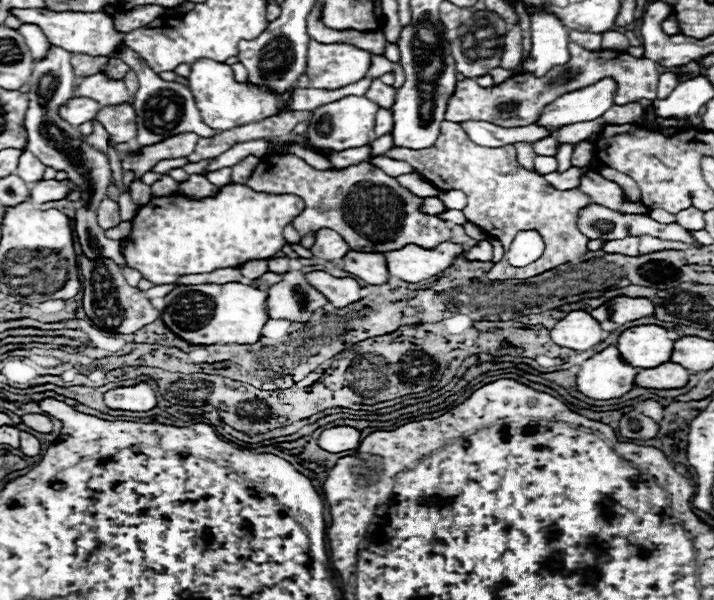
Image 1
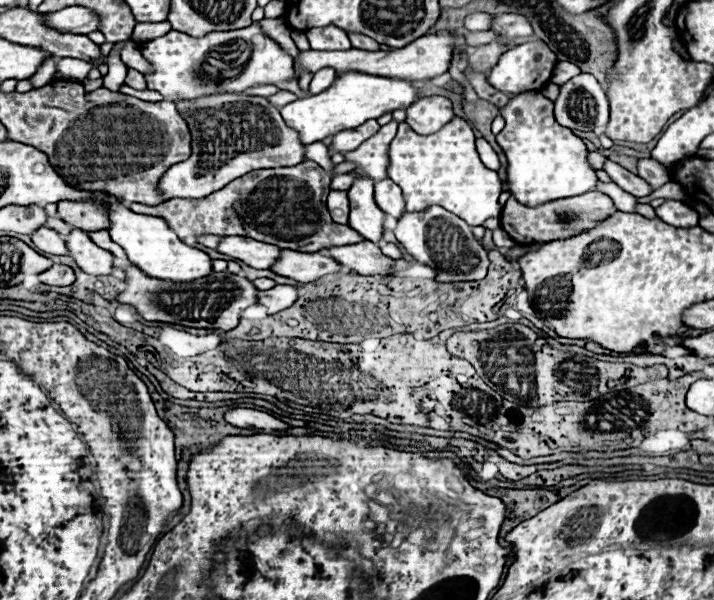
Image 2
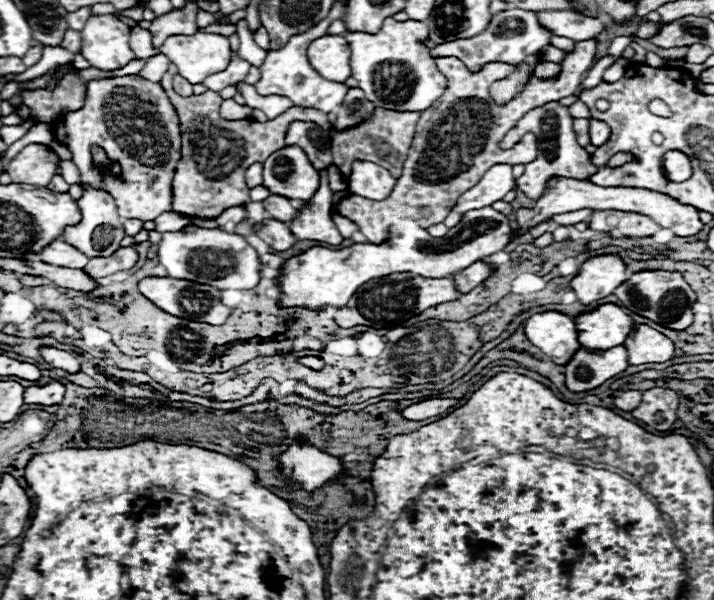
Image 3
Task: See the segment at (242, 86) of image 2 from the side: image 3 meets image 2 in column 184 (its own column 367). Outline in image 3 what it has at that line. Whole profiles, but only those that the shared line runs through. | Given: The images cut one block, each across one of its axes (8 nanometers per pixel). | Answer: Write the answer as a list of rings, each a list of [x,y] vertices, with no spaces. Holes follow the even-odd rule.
[[[388,18],[380,32],[352,32],[346,34],[346,40],[350,44],[352,78],[358,80],[358,88],[364,90],[364,96],[378,108],[422,112],[442,96],[446,78],[430,58],[430,48],[420,44],[420,40],[428,40],[428,28],[424,22],[396,22],[394,18]]]

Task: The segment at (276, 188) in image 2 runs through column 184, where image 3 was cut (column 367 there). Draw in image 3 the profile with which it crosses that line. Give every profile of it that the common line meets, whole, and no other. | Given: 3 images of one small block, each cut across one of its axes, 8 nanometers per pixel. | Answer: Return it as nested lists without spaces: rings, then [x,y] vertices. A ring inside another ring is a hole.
[[[580,40],[574,42],[572,52],[564,52],[564,60],[560,64],[560,74],[556,78],[536,78],[532,76],[518,98],[498,106],[490,96],[490,84],[510,76],[516,66],[510,64],[486,64],[478,74],[470,74],[466,66],[458,58],[438,58],[436,66],[444,72],[448,80],[448,88],[444,96],[432,104],[432,108],[422,112],[422,118],[416,124],[412,148],[402,168],[402,176],[396,180],[392,194],[388,200],[368,200],[360,196],[342,198],[338,204],[332,204],[332,216],[338,212],[340,216],[352,220],[360,232],[374,244],[382,244],[390,236],[390,226],[400,218],[412,218],[422,228],[444,222],[450,210],[456,206],[456,200],[476,186],[484,172],[494,164],[528,164],[536,158],[536,136],[524,134],[522,140],[510,148],[500,148],[502,138],[508,130],[516,126],[516,122],[536,106],[542,106],[552,100],[562,100],[578,92],[580,82],[584,80],[584,72],[590,70],[596,54],[596,40]]]

